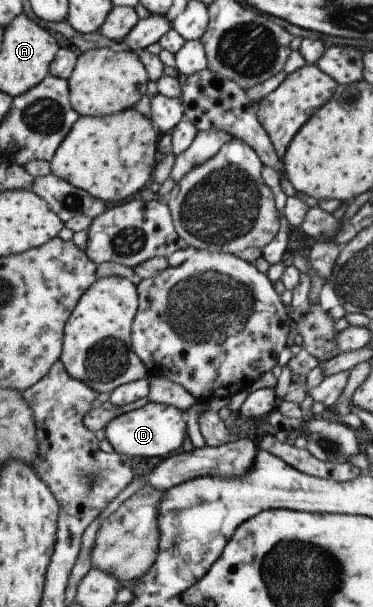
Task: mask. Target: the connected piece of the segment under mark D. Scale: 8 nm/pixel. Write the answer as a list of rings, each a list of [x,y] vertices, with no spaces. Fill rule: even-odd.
[[[148,401],[145,406],[137,410],[123,412],[113,418],[105,426],[103,432],[105,440],[109,442],[116,454],[127,457],[164,459],[175,453],[179,447],[182,448],[183,440],[187,436],[186,415],[175,406]]]

